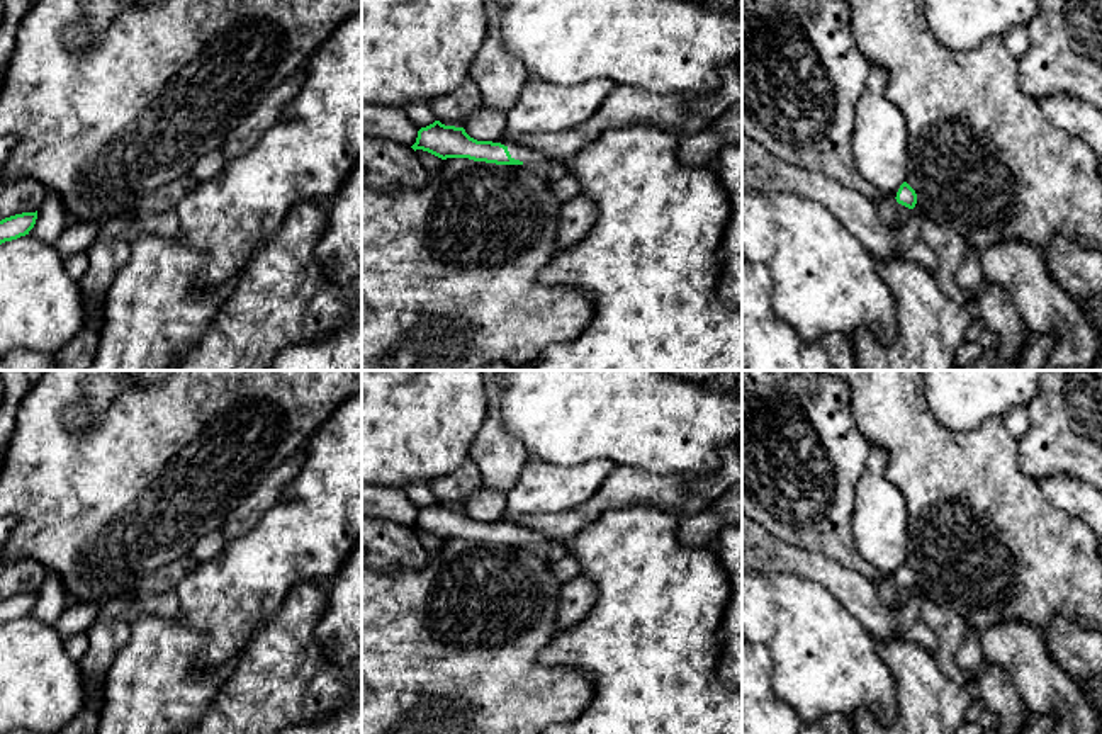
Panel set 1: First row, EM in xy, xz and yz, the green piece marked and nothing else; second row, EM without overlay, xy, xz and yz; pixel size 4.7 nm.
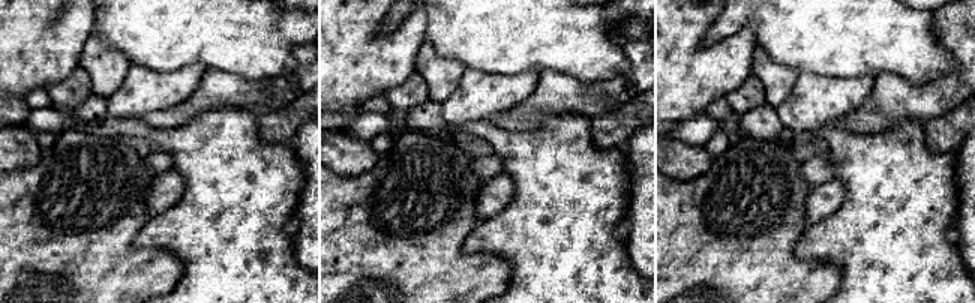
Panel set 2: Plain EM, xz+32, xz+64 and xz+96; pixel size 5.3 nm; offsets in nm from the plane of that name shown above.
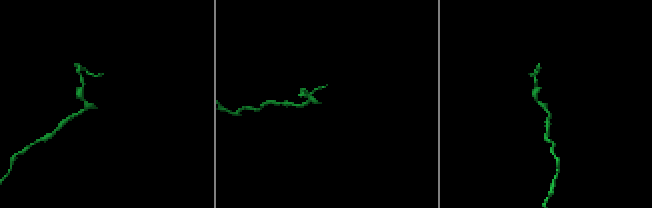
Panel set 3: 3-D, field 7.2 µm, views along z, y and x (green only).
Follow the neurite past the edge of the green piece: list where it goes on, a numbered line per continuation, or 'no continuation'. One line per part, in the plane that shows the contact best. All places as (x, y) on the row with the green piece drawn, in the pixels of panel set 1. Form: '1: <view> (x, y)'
1: xz (649, 264)

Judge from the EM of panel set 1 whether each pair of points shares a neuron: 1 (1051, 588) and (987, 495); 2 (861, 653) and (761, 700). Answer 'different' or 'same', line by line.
1: same
2: different

